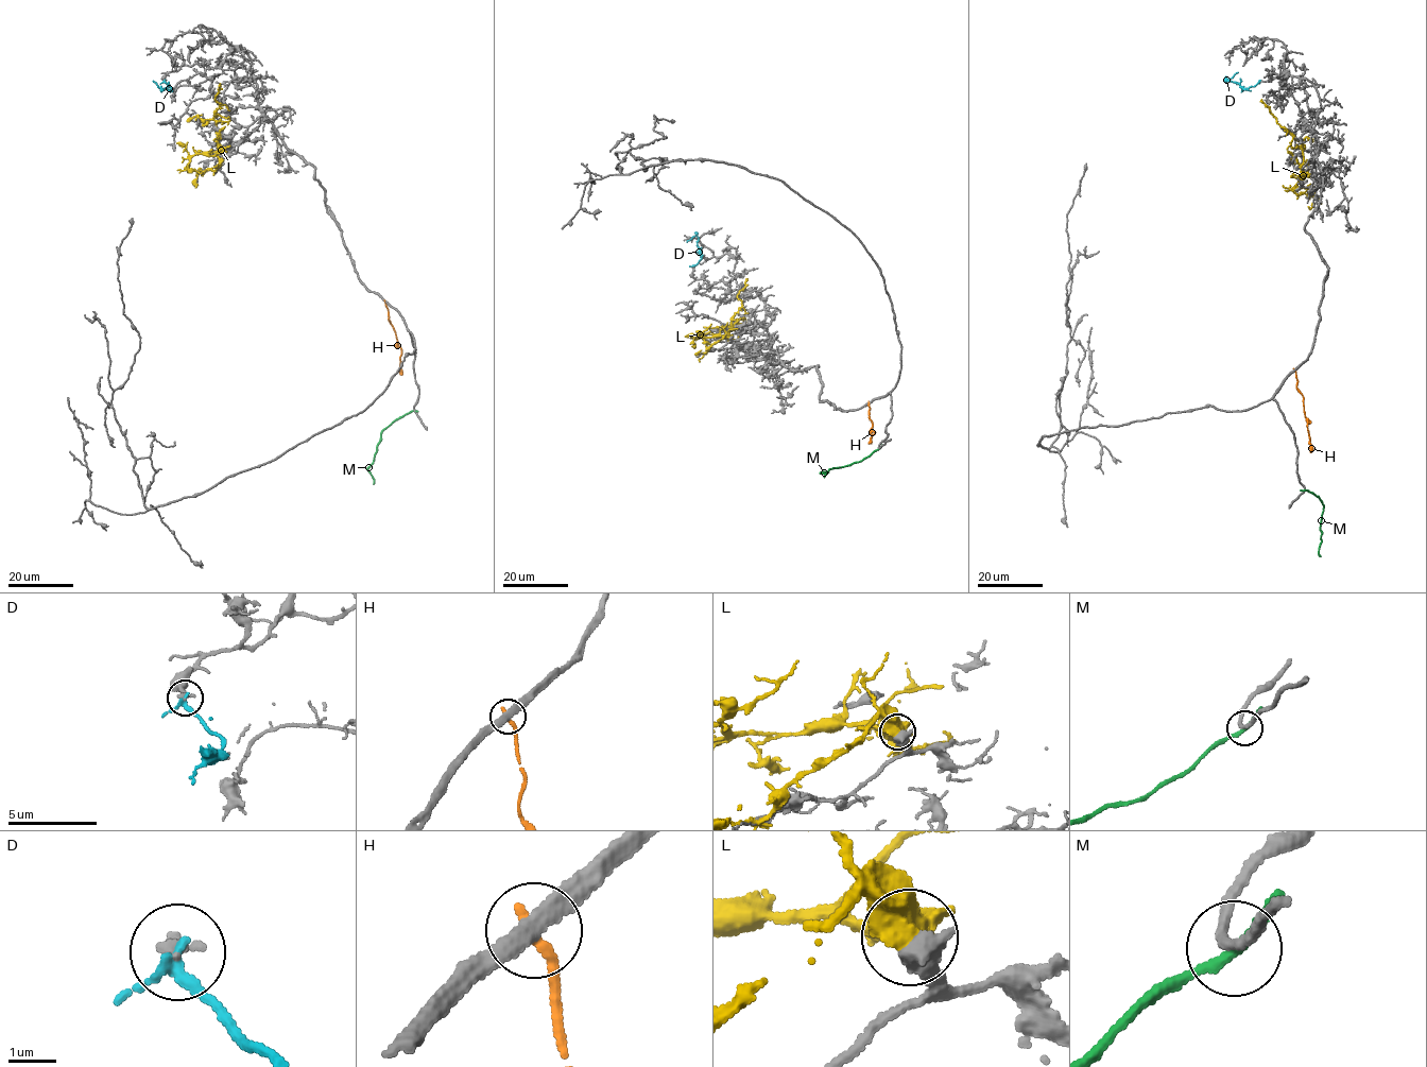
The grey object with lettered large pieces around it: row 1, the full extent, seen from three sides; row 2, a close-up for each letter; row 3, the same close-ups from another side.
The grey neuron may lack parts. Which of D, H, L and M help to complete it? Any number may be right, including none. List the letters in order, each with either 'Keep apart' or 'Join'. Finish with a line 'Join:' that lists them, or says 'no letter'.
D: Join
H: Keep apart
L: Keep apart
M: Keep apart
Join: D

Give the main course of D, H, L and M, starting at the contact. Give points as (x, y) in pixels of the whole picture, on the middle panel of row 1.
D: (694, 267), (701, 258), (698, 238), (687, 241)
H: (869, 402), (875, 431), (871, 443)
L: (729, 337), (731, 319), (741, 306), (737, 295), (748, 278)
M: (879, 448), (860, 461), (820, 472), (825, 474), (824, 477)

